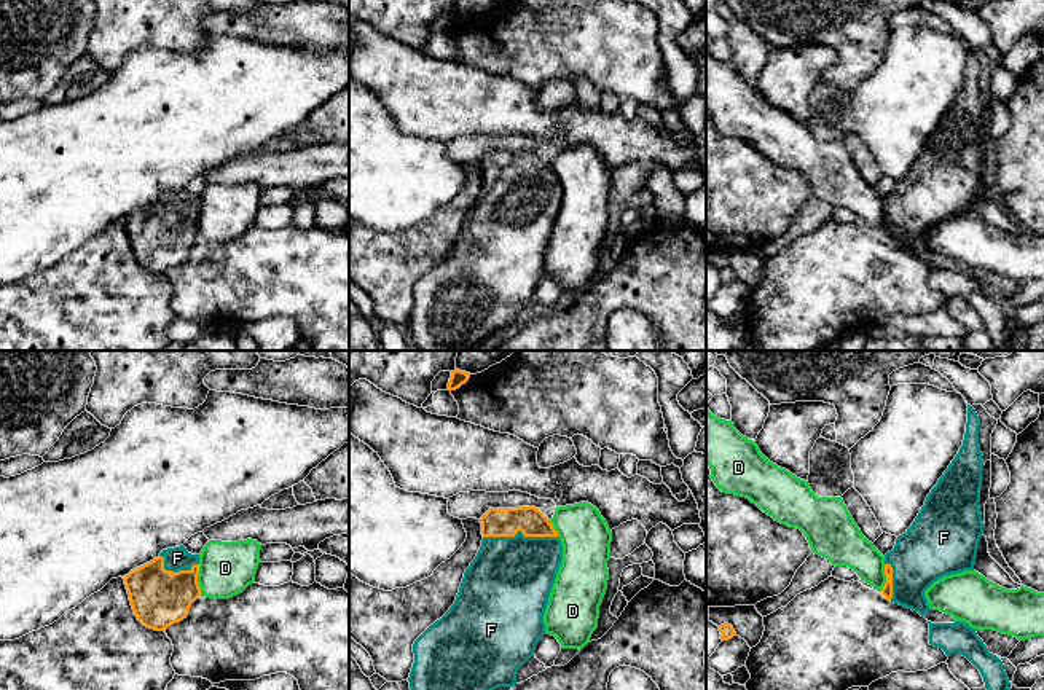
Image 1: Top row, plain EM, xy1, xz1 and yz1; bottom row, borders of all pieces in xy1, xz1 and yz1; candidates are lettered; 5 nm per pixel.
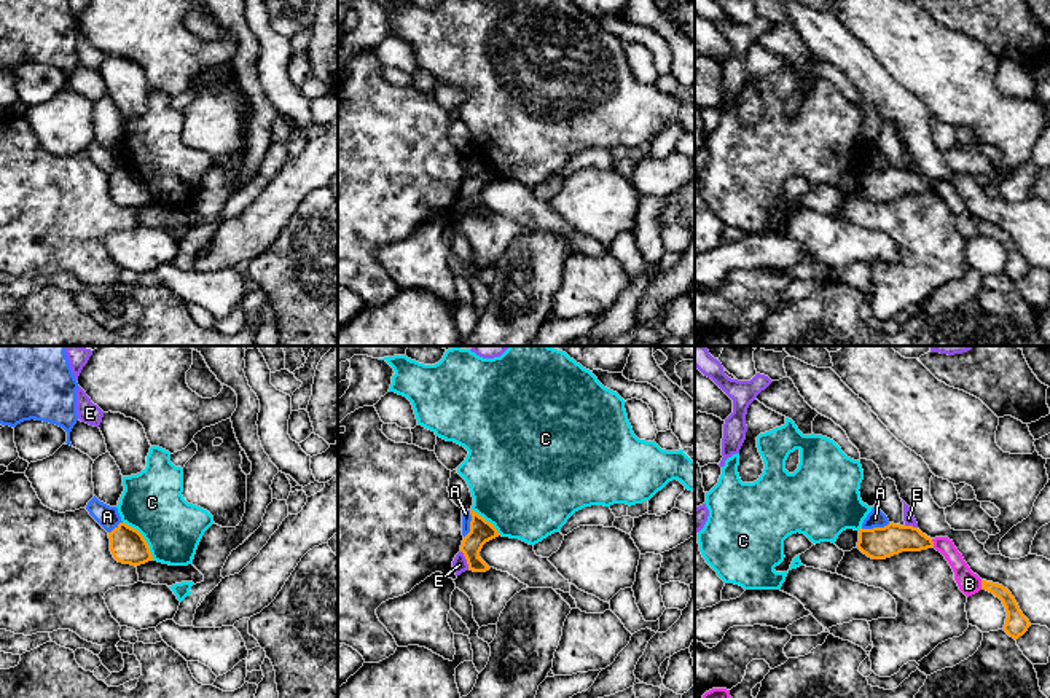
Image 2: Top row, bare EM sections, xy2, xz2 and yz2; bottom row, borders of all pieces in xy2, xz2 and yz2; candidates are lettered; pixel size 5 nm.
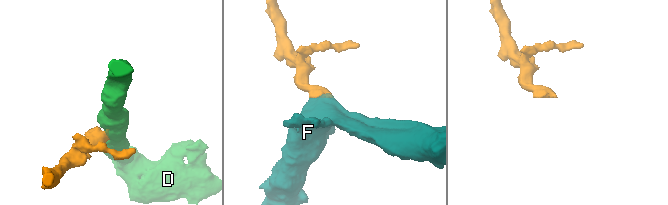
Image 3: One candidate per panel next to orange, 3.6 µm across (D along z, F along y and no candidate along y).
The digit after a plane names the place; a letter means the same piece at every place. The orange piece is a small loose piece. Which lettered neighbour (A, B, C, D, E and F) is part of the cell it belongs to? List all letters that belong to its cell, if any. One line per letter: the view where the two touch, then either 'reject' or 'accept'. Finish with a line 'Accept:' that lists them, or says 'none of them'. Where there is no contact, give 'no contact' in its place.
A: meets orange in yz2; reject
B: meets orange in yz2; reject
C: meets orange in xy2; reject
D: meets orange in xy1; reject
E: meets orange in xz2; reject
F: meets orange in xz1; accept
Accept: F

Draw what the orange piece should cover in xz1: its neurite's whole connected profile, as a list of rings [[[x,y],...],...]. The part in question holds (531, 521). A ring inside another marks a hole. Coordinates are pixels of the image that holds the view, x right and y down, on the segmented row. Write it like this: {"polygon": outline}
{"polygon": [[[536,507],[489,508],[481,518],[481,547],[464,572],[454,604],[413,644],[411,690],[496,690],[513,687],[518,669],[534,657],[545,634],[544,614],[563,561],[563,545],[550,519]]]}

